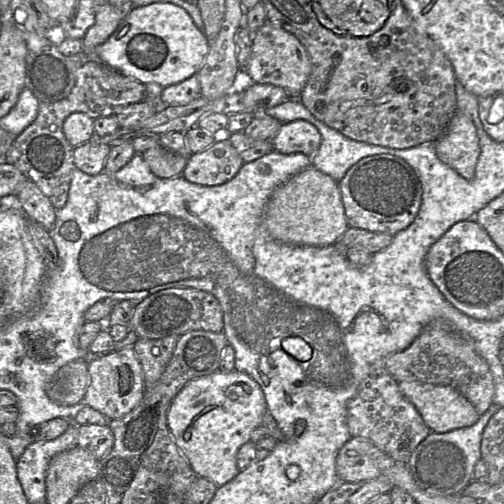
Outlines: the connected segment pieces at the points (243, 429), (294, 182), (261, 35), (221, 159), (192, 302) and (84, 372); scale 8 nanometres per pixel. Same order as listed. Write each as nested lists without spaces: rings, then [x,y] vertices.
[[[232,370],[215,372],[189,381],[174,397],[168,412],[167,425],[179,448],[198,477],[206,478],[218,487],[231,481],[240,471],[236,456],[242,445],[250,441],[251,433],[260,426],[263,414],[268,411],[260,385],[248,374]]]
[[[310,165],[273,192],[265,211],[265,226],[273,238],[285,244],[335,244],[349,228],[338,181]]]
[[[266,19],[255,34],[250,62],[245,71],[253,83],[281,87],[290,99],[295,99],[299,98],[309,79],[311,61],[306,48],[293,34]]]
[[[220,135],[209,148],[187,159],[182,176],[203,186],[221,185],[236,176],[243,164],[227,135]]]
[[[178,287],[160,290],[137,302],[128,325],[138,338],[160,339],[170,335],[182,336],[193,330],[222,332],[224,322],[220,303],[213,294],[191,287]]]
[[[76,359],[59,368],[46,387],[50,400],[60,405],[80,403],[89,384],[88,364]]]

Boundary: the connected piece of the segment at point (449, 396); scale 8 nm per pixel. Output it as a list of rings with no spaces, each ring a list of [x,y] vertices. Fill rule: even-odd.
[[[399,381],[398,388],[402,395],[415,406],[432,432],[445,433],[466,428],[476,423],[479,418],[474,406],[457,390],[449,386],[417,381]]]

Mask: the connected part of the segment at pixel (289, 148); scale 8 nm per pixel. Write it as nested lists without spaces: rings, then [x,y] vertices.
[[[306,120],[283,123],[272,138],[273,150],[283,154],[303,153],[312,156],[320,147],[319,130]]]

